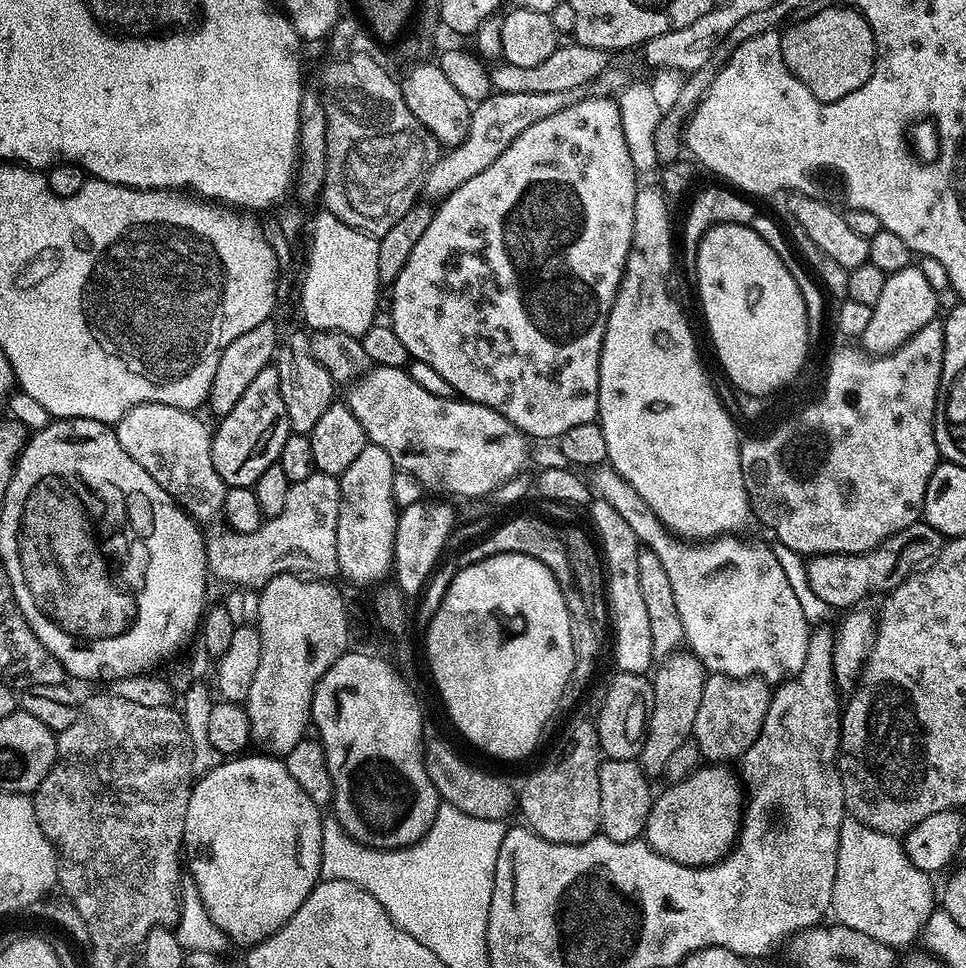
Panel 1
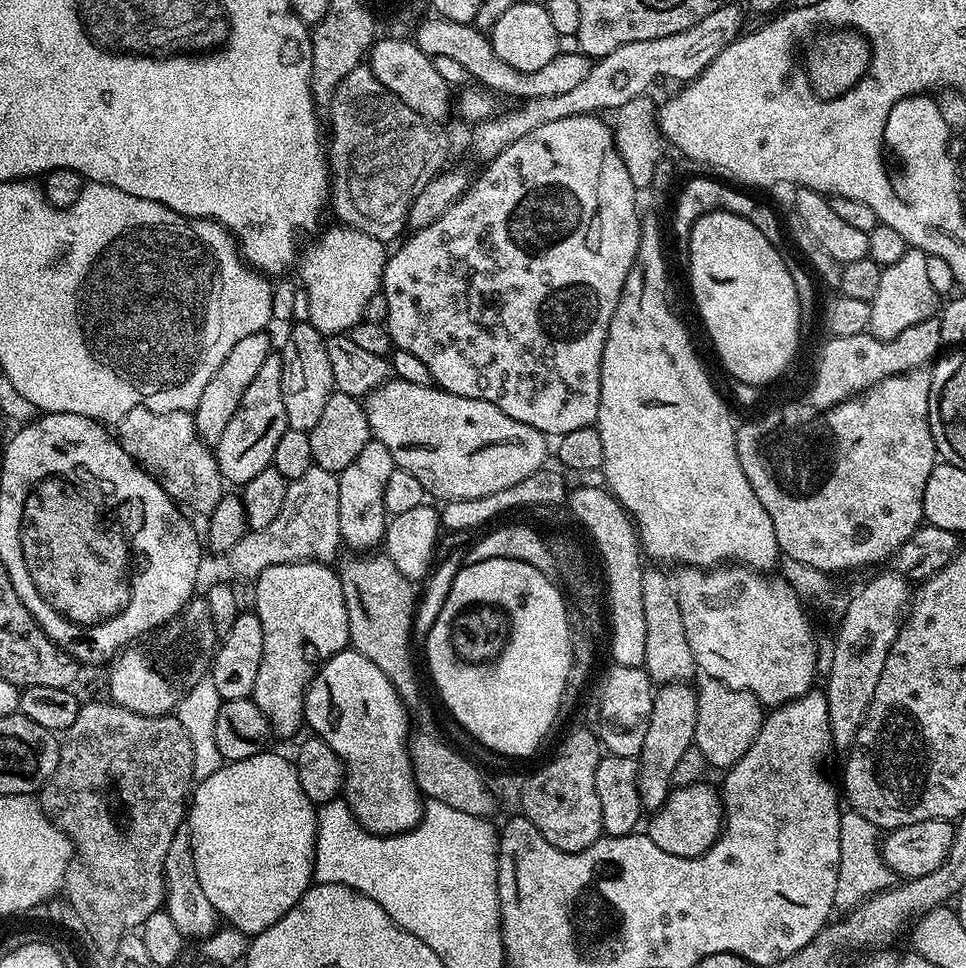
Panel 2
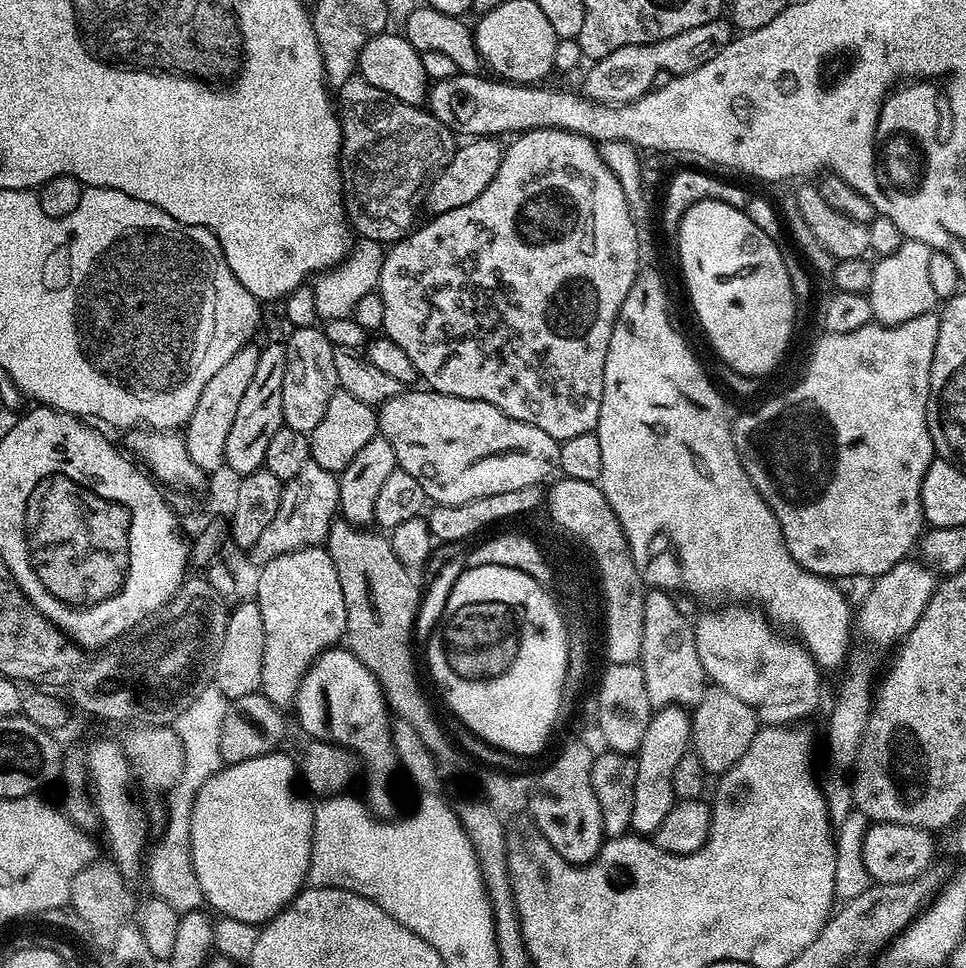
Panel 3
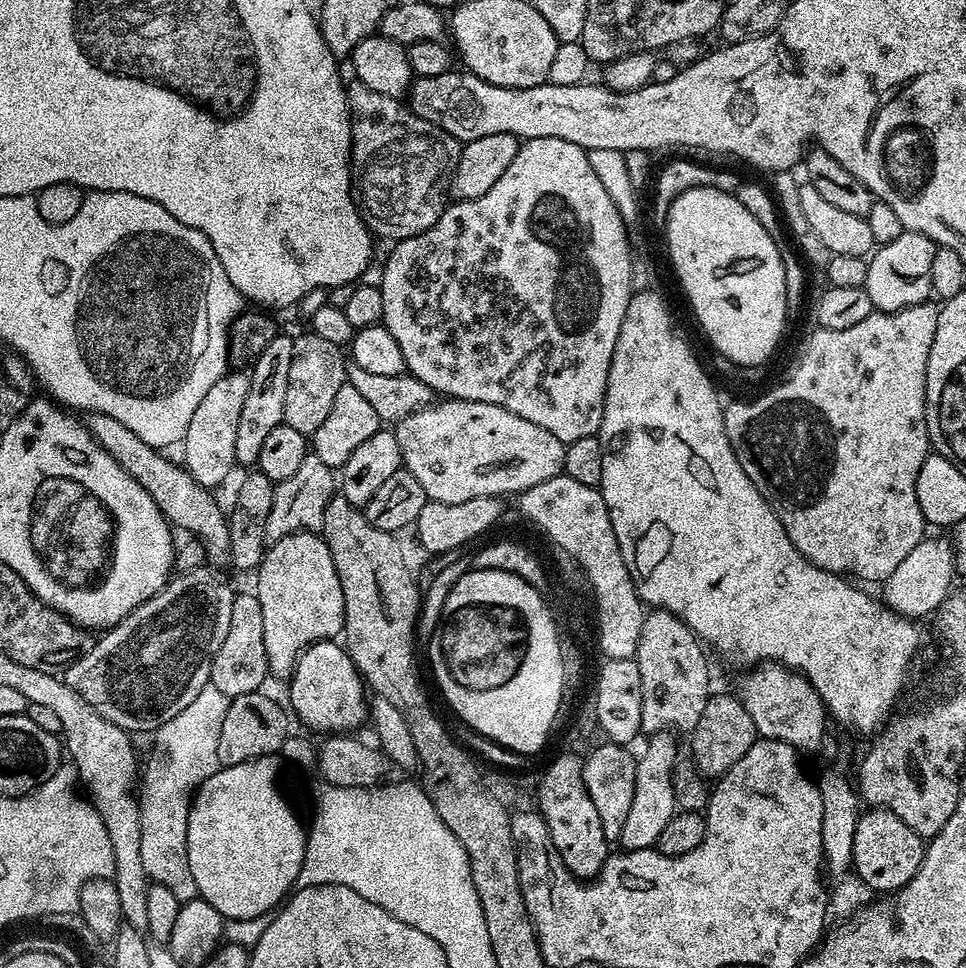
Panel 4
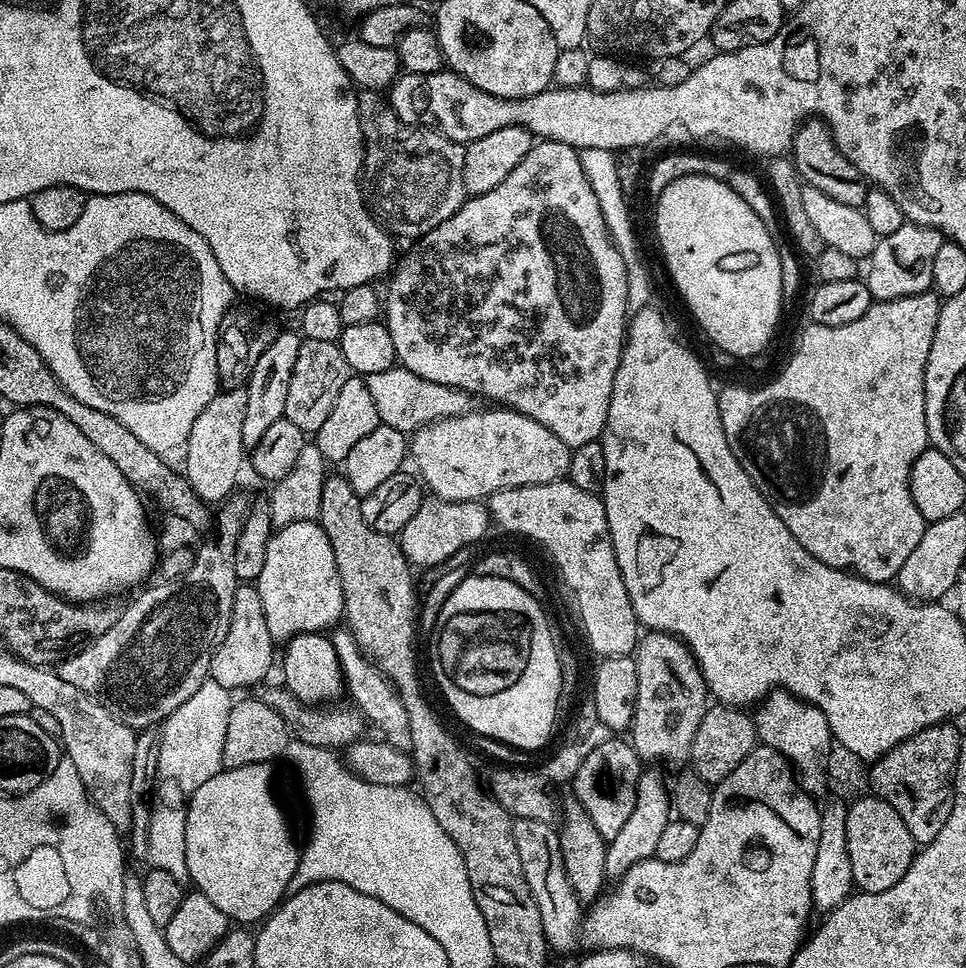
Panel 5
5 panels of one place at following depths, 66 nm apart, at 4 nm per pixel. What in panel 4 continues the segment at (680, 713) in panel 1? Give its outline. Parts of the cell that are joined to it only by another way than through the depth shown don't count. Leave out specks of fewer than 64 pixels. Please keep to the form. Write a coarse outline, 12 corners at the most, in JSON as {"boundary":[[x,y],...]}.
{"boundary":[[672,732],[639,753],[634,802],[618,841],[653,847],[678,811]]}

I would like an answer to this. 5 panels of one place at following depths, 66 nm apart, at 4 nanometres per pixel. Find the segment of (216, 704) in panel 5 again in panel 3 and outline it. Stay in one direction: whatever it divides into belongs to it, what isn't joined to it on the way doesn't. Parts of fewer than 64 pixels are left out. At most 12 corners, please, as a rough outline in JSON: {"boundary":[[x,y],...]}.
{"boundary":[[207,684],[178,714],[182,776],[146,852],[151,895],[190,914],[206,901],[190,822],[219,772],[228,701]]}

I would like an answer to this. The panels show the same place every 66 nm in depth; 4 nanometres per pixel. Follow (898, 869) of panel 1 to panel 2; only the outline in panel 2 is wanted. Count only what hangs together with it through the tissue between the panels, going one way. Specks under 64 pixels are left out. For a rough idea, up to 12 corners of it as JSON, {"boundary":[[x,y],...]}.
{"boundary":[[857,812],[839,822],[836,908],[893,887],[880,830]]}

